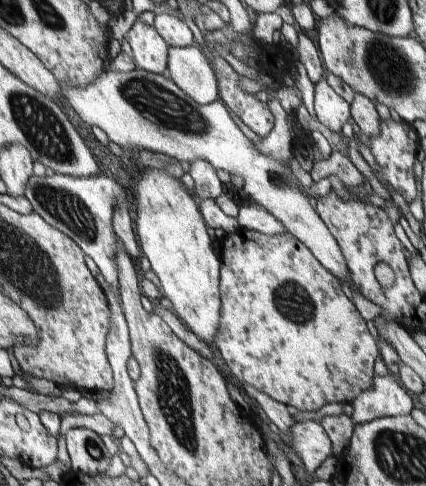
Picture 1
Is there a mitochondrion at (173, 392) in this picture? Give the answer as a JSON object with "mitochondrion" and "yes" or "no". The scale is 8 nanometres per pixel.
{"mitochondrion":"yes"}

